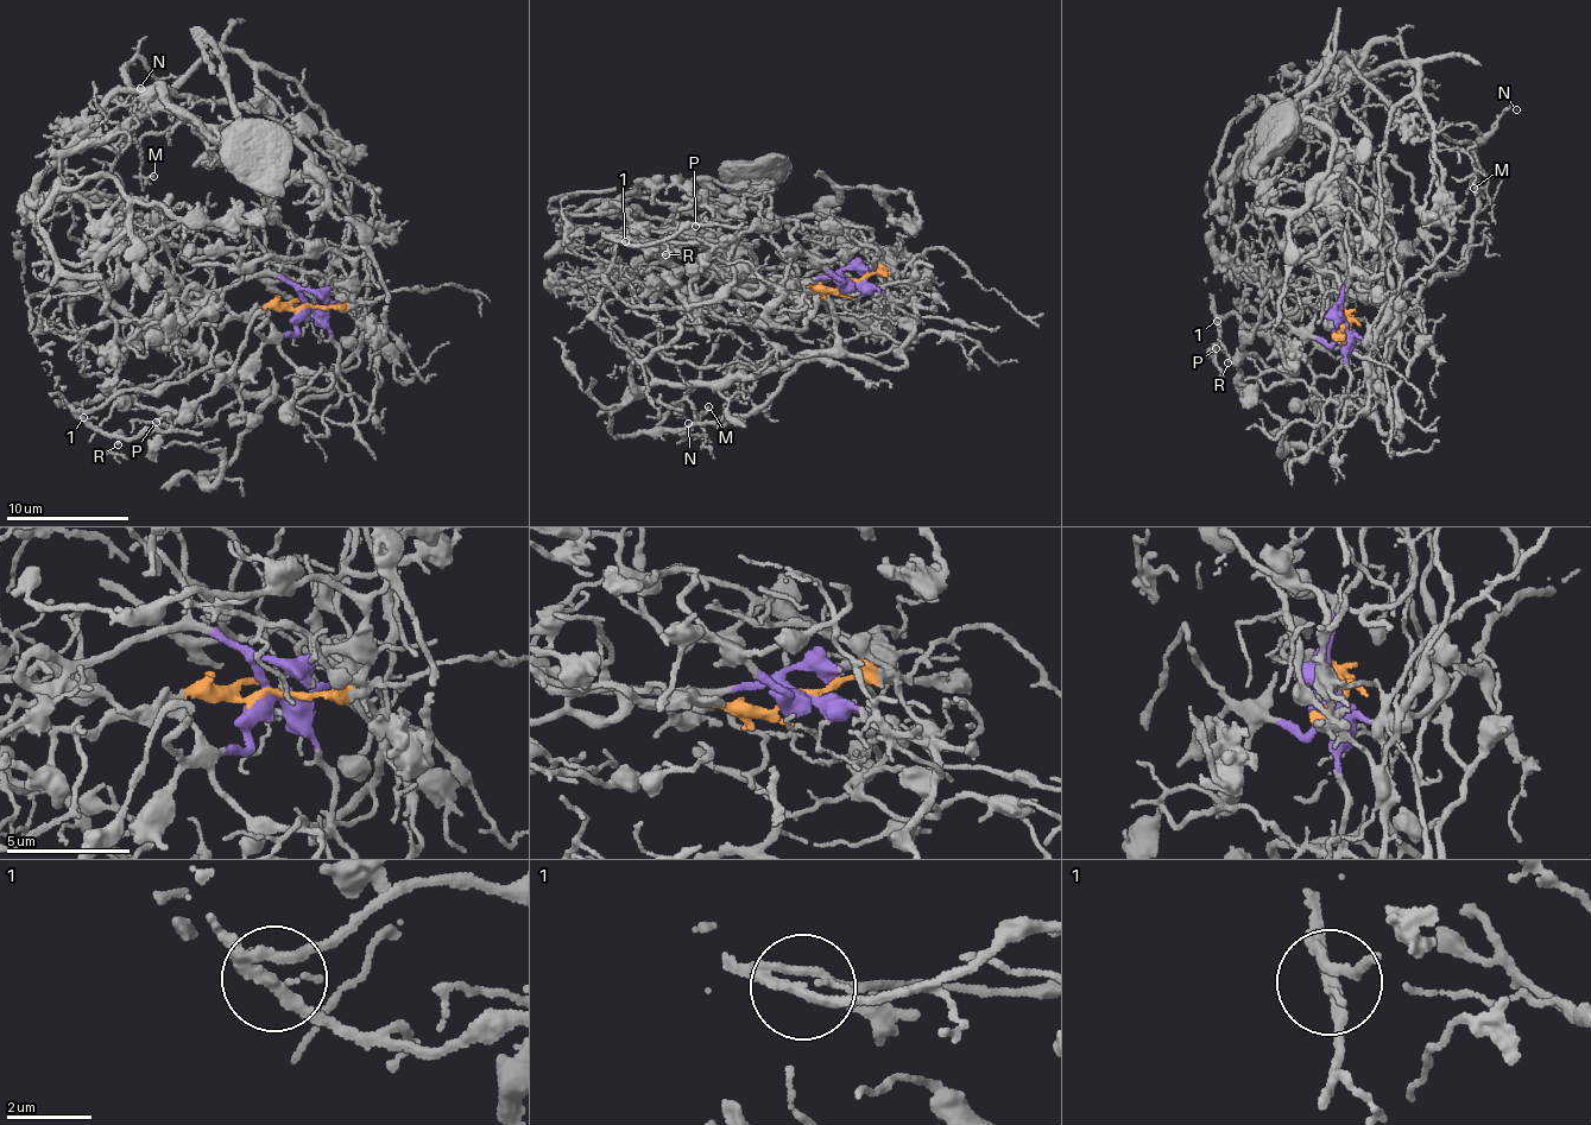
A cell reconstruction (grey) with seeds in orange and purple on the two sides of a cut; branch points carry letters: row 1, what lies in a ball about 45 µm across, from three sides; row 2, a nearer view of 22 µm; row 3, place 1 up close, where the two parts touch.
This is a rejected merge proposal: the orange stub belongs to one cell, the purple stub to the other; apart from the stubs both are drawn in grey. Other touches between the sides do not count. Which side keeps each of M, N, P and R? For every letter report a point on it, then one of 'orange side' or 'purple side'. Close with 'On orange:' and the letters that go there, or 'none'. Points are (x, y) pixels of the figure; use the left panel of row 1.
M: at (153, 176); purple side
N: at (140, 88); purple side
P: at (156, 422); orange side
R: at (118, 444); orange side
On orange: P, R

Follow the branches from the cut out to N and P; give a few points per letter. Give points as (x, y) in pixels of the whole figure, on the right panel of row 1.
N: (1342, 324), (1349, 335), (1395, 330), (1424, 288), (1458, 269), (1477, 214), (1477, 140), (1503, 112), (1517, 109)
P: (1342, 324), (1327, 302), (1306, 303), (1261, 329), (1242, 326), (1232, 310), (1214, 317), (1216, 347)

